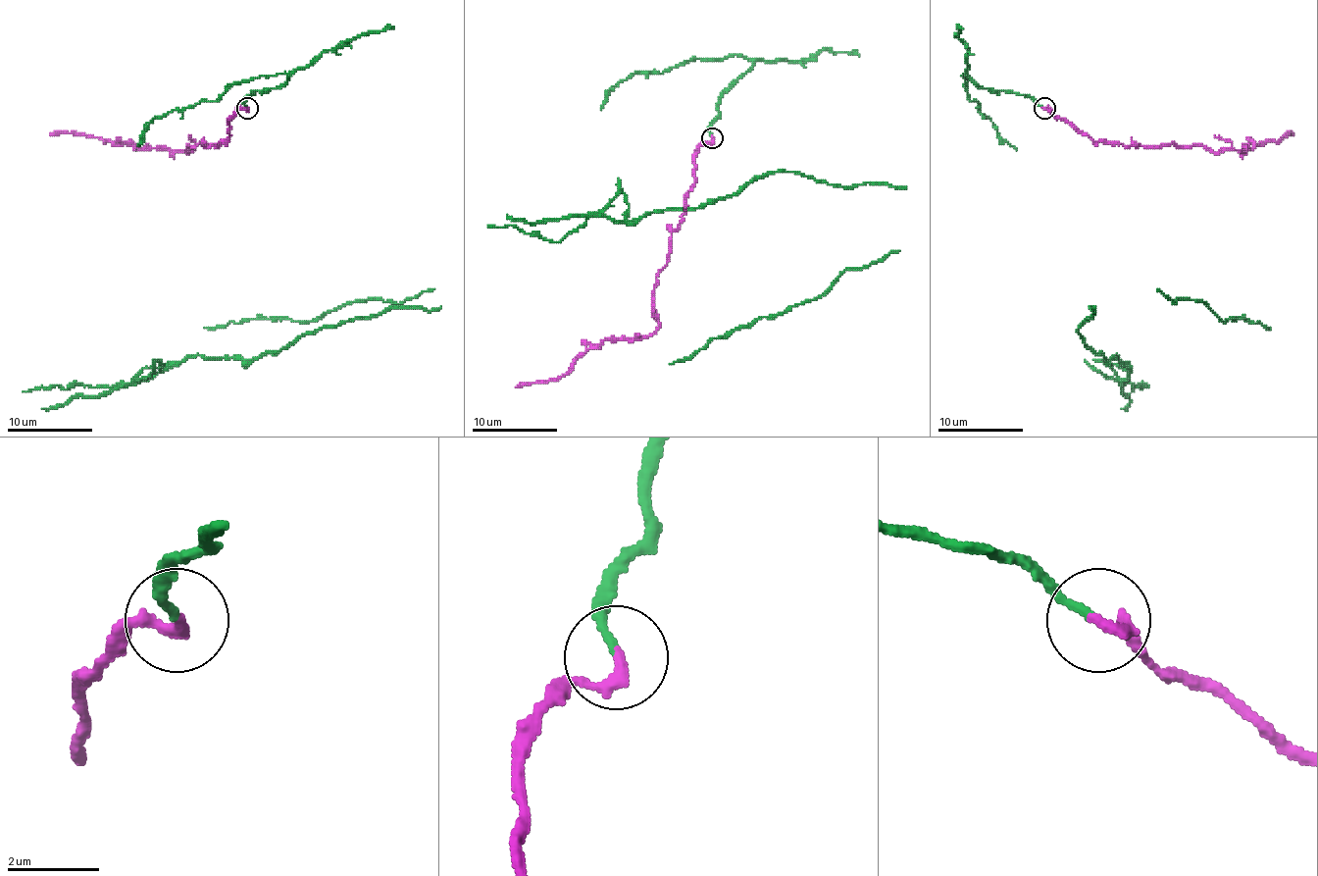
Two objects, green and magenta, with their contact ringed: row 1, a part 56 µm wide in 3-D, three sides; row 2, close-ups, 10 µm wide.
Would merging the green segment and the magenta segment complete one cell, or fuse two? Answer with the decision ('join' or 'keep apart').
keep apart

